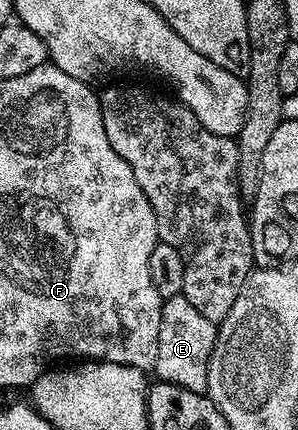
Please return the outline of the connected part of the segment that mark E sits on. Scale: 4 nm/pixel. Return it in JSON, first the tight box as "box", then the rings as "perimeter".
{"box":[153,295,218,392],"perimeter":[[[182,295],[165,300],[160,313],[160,341],[156,349],[153,374],[164,383],[180,385],[189,391],[205,392],[208,385],[208,361],[212,357],[218,327],[199,313]]]}

